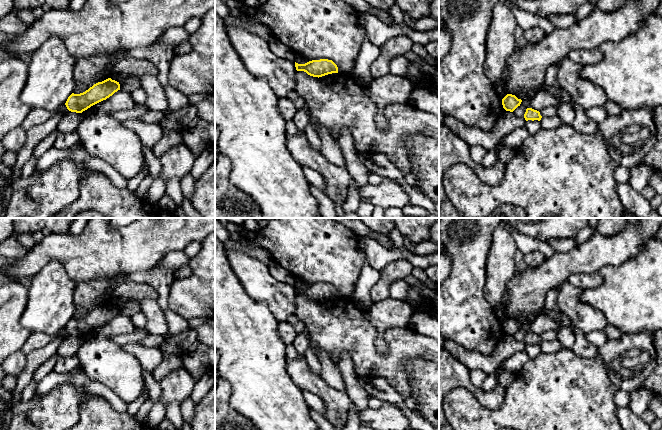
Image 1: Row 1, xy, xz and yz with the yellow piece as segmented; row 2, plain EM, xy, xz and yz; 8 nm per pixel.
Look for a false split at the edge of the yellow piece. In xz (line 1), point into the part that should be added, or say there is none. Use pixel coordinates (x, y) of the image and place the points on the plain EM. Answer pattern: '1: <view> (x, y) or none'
1: none

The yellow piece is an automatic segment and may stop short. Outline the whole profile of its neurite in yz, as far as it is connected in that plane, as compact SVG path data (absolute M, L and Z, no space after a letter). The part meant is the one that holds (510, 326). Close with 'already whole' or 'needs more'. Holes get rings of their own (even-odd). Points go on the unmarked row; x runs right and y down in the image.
M507 318L503 323L502 323L502 329L503 332L506 335L513 336L518 330L520 330L522 324L518 323L515 319L512 318Z; already whole

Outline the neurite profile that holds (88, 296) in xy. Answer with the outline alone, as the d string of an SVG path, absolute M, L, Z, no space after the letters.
M99 278L77 286L74 290L73 300L76 308L83 308L88 312L99 304L108 303L105 295L112 284L110 278Z

